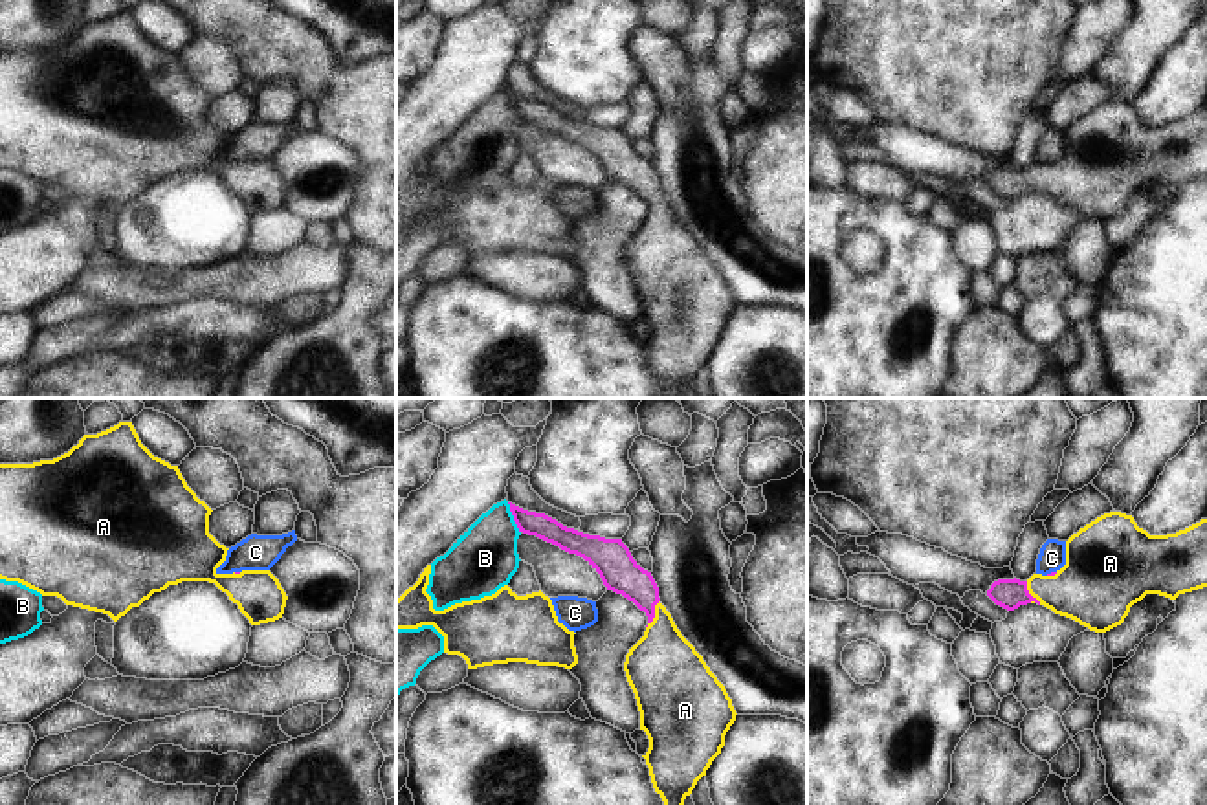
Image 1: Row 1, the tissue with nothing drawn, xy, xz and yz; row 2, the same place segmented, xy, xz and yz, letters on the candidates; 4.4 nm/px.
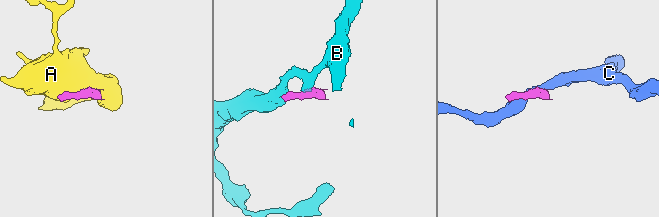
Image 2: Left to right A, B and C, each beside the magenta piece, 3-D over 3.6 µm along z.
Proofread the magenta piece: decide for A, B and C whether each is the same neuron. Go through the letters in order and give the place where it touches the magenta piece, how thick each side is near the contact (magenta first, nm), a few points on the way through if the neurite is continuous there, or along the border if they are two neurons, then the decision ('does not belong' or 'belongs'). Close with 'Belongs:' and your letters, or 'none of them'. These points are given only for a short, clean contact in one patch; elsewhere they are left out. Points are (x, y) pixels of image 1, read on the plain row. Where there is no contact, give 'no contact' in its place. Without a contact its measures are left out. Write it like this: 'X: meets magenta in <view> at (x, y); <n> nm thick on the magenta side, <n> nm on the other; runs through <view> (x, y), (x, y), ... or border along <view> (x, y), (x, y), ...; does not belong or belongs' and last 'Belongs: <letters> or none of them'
A: meets magenta in yz at (1028, 182); 130 nm thick on the magenta side, 280 nm on the other; runs through yz (1009, 184), (1028, 182), (1085, 178); belongs
B: meets magenta in xz at (514, 107); 110 nm thick on the magenta side, 280 nm on the other; border along xz (507, 92), (520, 121); does not belong
C: meets magenta in yz at (1051, 162); 20 nm thick on the magenta side, 120 nm on the other; border along yz (1055, 160), (1046, 164); does not belong
Belongs: A

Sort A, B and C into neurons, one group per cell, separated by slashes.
A / B / C

